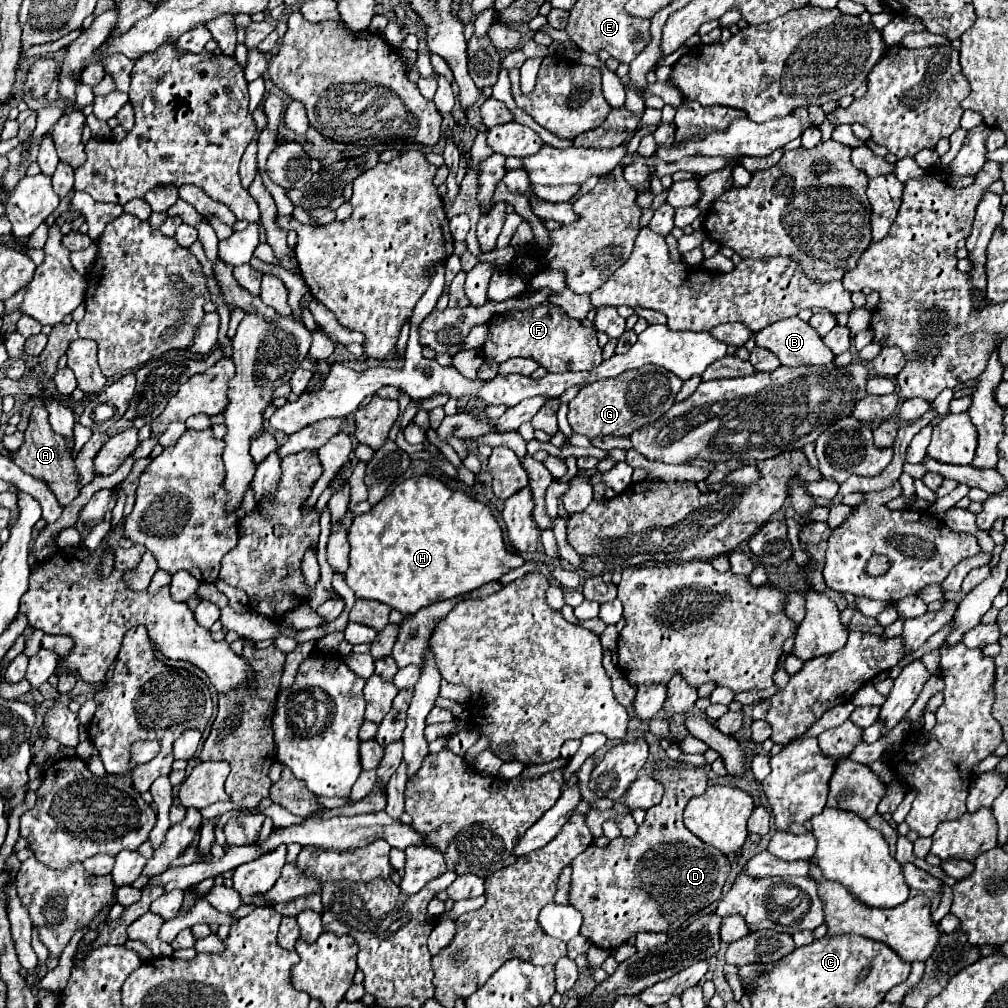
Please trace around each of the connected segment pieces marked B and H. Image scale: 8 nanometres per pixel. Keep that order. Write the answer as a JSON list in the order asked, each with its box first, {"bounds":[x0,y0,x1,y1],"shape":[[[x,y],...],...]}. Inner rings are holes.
[{"bounds":[756,316,836,366],"shape":[[[798,316],[756,332],[756,344],[774,352],[784,366],[824,366],[836,358],[820,334]]]},{"bounds":[346,476,524,614],"shape":[[[432,476],[404,480],[368,514],[354,516],[348,540],[350,568],[346,572],[346,584],[354,590],[356,598],[384,602],[402,614],[416,614],[420,608],[430,606],[436,600],[476,590],[524,564],[524,560],[504,544],[502,528],[486,504],[466,496],[464,492],[450,490],[444,482]]]}]

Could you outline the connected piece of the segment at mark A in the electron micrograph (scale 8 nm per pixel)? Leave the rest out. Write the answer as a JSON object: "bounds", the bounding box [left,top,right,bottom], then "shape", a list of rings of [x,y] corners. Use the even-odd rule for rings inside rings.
{"bounds":[14,408,80,506],"shape":[[[46,408],[32,410],[30,424],[26,428],[26,442],[18,452],[14,452],[14,464],[18,464],[26,474],[34,478],[44,478],[62,506],[68,506],[80,494],[80,480],[74,460],[70,458],[70,450],[66,448],[64,438],[50,428]]]}

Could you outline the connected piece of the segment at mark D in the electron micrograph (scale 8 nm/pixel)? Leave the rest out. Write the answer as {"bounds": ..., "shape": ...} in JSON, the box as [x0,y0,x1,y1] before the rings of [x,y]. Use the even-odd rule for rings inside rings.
{"bounds":[570,770,730,950],"shape":[[[660,770],[654,772],[654,776],[664,784],[666,792],[662,796],[662,802],[648,810],[646,820],[638,826],[638,832],[632,838],[618,836],[610,840],[606,848],[590,844],[570,864],[572,866],[570,904],[584,916],[580,934],[606,950],[616,950],[618,946],[626,944],[628,938],[640,932],[656,932],[656,934],[676,932],[690,916],[696,916],[700,910],[720,900],[722,886],[730,872],[728,858],[720,850],[696,838],[682,822],[682,812],[688,800],[704,794],[706,774],[700,770]]]}

